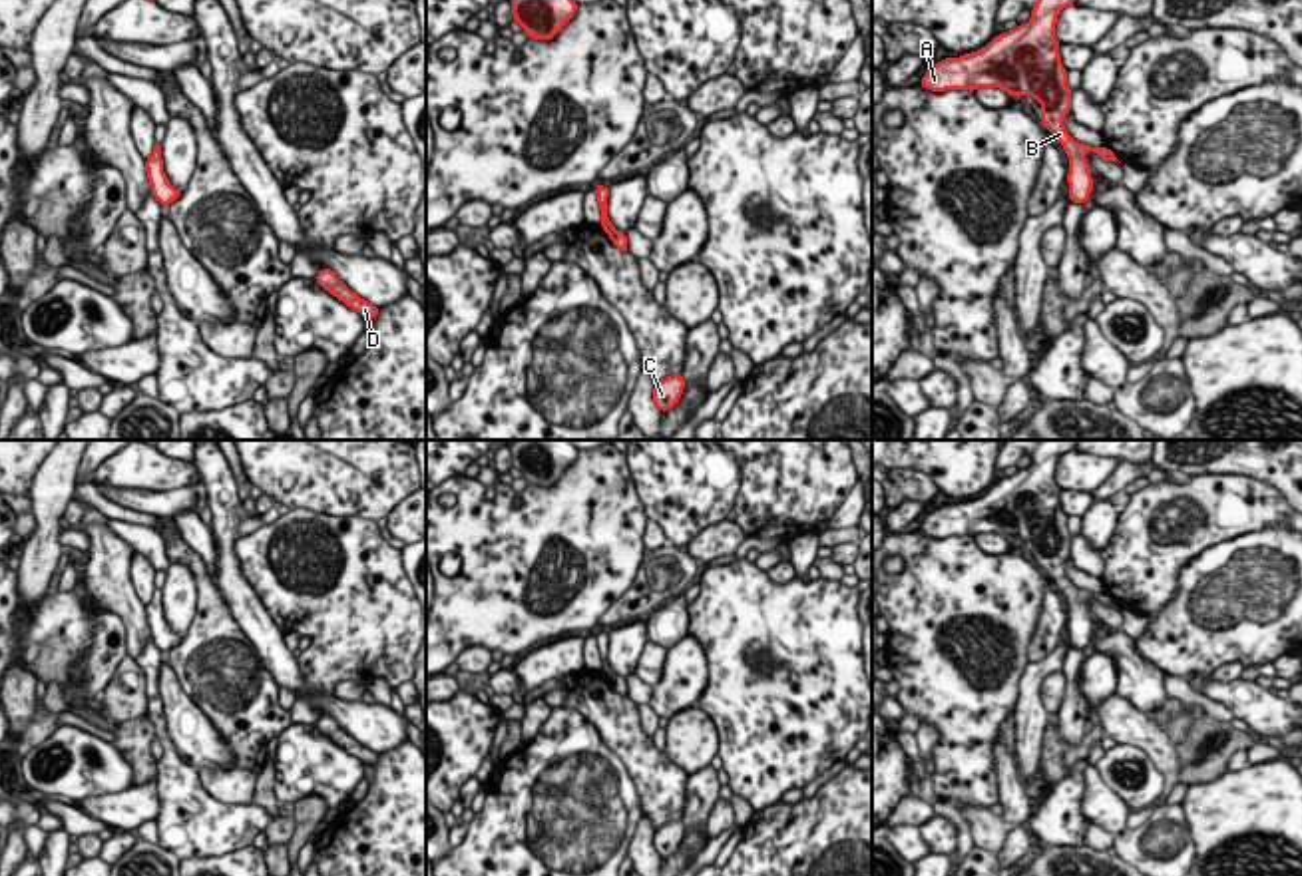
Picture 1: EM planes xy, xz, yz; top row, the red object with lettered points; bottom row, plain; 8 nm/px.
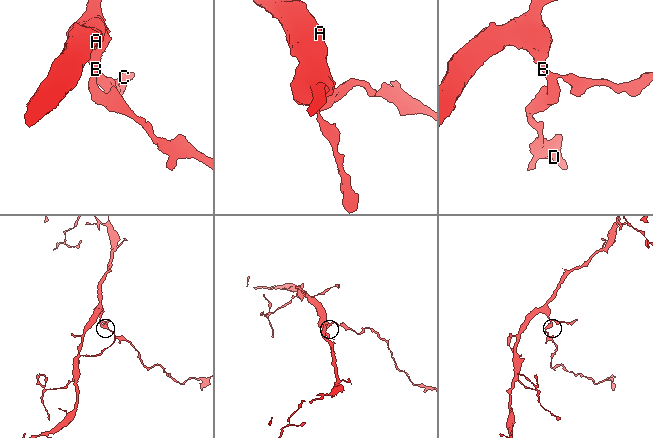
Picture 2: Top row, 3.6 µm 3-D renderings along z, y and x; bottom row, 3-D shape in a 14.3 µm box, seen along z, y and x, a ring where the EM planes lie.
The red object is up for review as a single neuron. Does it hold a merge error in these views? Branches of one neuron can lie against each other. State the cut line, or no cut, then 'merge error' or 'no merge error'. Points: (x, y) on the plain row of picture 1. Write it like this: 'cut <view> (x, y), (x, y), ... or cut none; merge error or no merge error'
cut none; no merge error

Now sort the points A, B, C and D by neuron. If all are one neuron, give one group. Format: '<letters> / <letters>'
A B C D

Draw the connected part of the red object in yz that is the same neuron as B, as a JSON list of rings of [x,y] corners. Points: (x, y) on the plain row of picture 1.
[[[1041,440],[1031,454],[1031,466],[972,500],[938,508],[920,526],[926,536],[1001,534],[1011,542],[1031,540],[1041,549],[1041,569],[1065,593],[1069,603],[1069,647],[1085,649],[1093,637],[1093,623],[1085,599],[1093,597],[1103,607],[1119,607],[1109,593],[1077,589],[1063,571],[1071,557],[1067,516],[1061,512],[1057,462],[1071,452],[1077,440]]]

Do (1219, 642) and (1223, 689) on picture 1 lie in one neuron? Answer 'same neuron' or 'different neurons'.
different neurons

